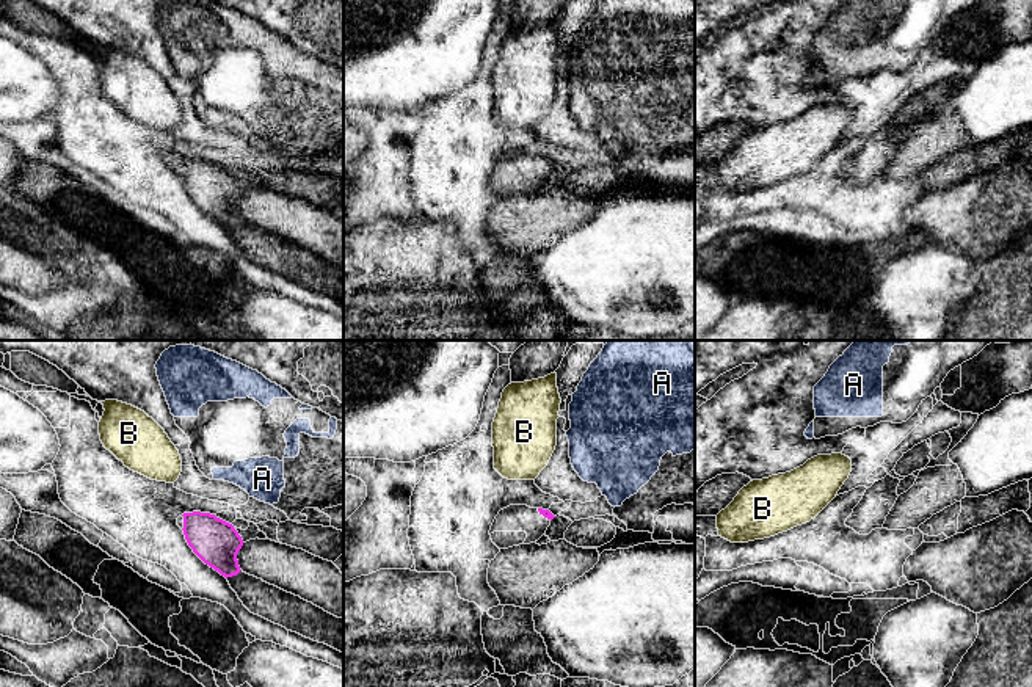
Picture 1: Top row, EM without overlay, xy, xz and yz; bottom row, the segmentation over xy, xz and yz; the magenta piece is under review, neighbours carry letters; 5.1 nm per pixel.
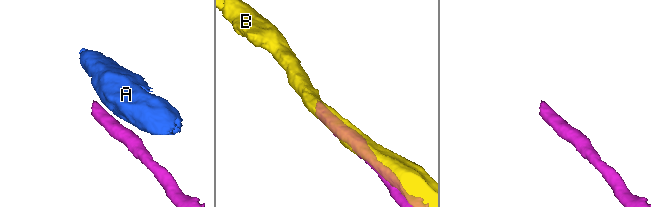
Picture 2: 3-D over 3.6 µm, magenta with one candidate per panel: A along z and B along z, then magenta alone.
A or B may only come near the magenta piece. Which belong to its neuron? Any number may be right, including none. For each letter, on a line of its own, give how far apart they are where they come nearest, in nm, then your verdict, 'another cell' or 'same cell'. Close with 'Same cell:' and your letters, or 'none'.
A: 170 nm apart; another cell
B: 150 nm apart; another cell
Same cell: none

